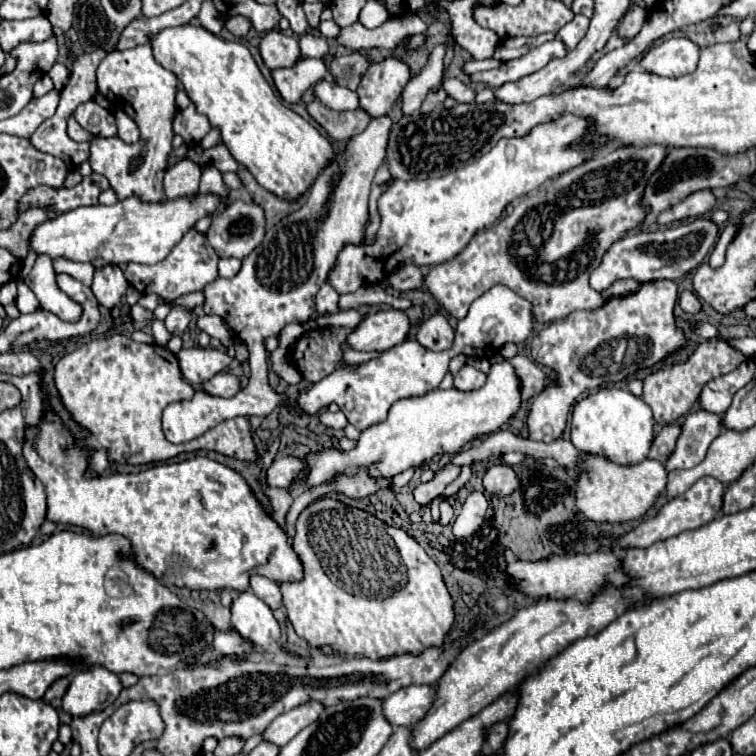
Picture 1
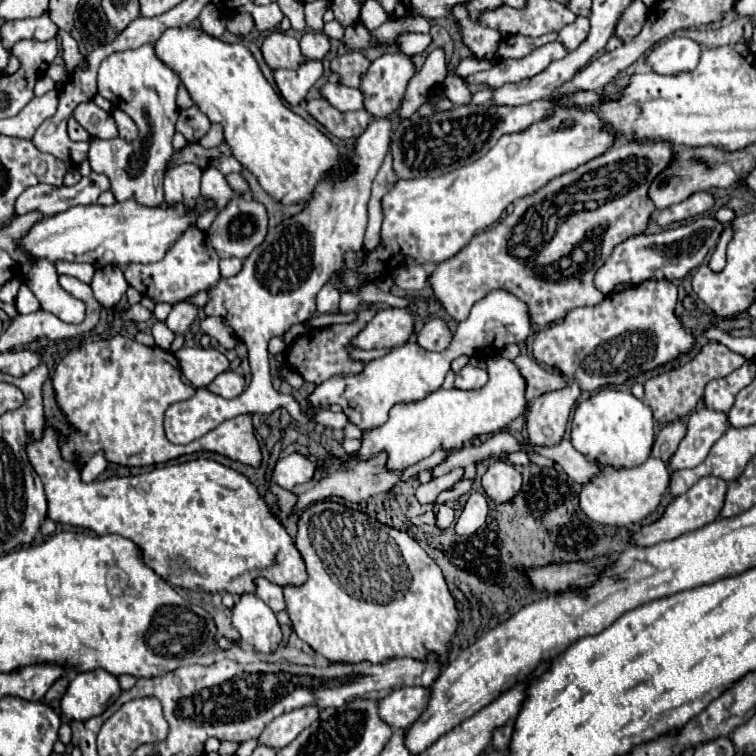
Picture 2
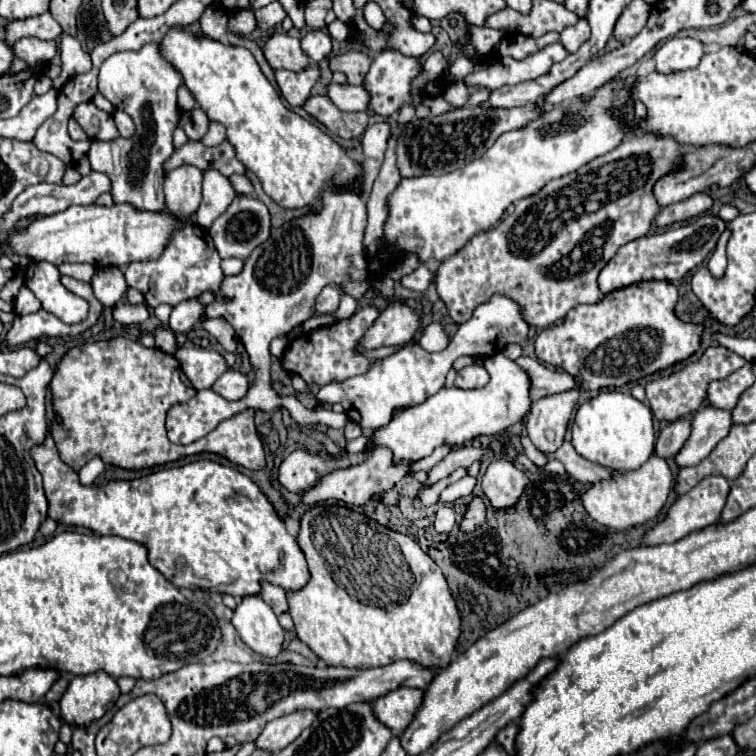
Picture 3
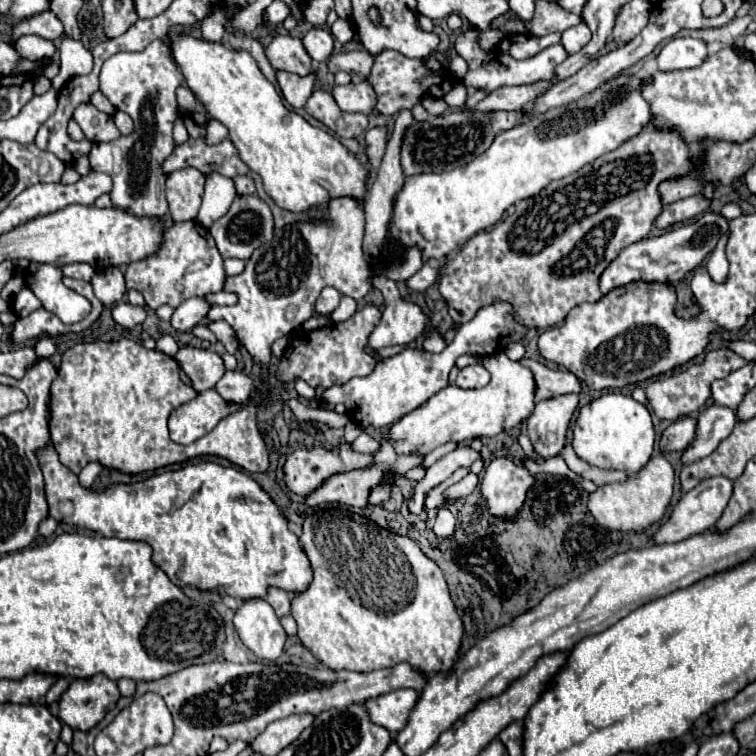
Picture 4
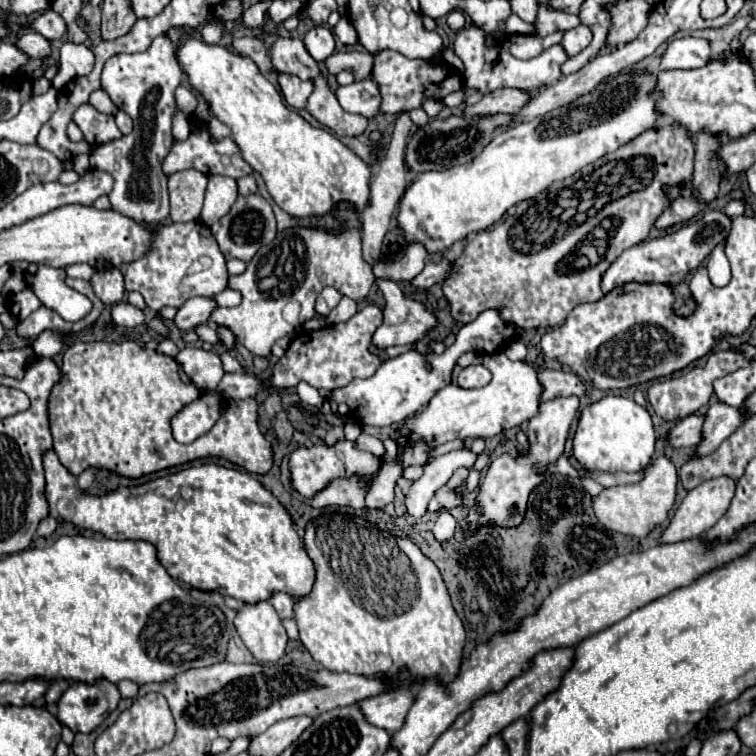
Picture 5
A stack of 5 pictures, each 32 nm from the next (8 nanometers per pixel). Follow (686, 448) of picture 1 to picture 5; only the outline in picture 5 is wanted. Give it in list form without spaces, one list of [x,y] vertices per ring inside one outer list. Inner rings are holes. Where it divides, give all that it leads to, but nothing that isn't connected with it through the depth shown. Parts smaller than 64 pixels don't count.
[[[720,402],[710,404],[704,412],[702,438],[696,444],[694,456],[712,454],[720,446],[720,442],[726,440],[742,422],[744,422],[744,414],[740,414],[740,408],[724,406]]]

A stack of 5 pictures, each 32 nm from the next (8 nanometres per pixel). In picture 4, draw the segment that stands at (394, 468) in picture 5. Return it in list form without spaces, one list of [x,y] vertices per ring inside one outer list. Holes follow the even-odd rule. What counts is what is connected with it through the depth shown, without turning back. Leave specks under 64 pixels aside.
[[[384,482],[384,484],[380,484],[378,488],[372,490],[368,502],[370,502],[370,504],[382,504],[384,500],[390,498],[390,488],[392,488],[392,482]]]

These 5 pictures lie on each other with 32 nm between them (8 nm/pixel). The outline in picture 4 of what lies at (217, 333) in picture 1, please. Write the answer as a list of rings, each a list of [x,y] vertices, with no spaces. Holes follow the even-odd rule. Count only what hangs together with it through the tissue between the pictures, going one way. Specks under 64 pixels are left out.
[[[218,320],[218,322],[208,322],[206,328],[218,338],[218,342],[226,348],[226,352],[234,354],[238,350],[238,342],[236,342],[236,336],[234,336],[234,330],[230,328],[230,324]]]

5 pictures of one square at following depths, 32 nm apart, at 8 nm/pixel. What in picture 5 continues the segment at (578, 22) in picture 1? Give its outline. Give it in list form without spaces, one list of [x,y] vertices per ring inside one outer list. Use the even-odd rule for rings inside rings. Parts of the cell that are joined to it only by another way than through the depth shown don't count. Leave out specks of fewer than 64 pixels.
[[[584,24],[572,30],[566,30],[562,38],[562,46],[568,56],[576,56],[580,50],[584,50],[584,46],[588,46],[588,42],[592,42],[592,32]]]

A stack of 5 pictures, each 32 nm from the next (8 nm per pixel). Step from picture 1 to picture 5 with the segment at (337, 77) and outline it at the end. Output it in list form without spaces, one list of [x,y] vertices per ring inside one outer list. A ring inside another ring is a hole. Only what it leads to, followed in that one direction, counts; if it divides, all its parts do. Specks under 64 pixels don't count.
[[[338,52],[326,58],[326,68],[330,74],[338,74],[342,70],[350,70],[354,80],[360,82],[370,76],[368,72],[368,52]]]

